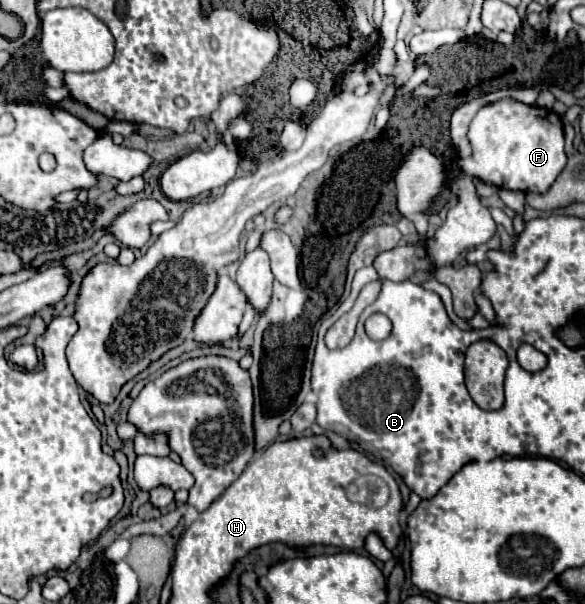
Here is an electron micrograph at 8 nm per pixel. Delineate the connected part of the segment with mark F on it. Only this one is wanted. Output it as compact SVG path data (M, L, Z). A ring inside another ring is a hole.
M500 99L482 107L470 123L472 155L460 161L462 171L500 189L546 193L566 165L560 117L544 107L530 107L516 99Z

